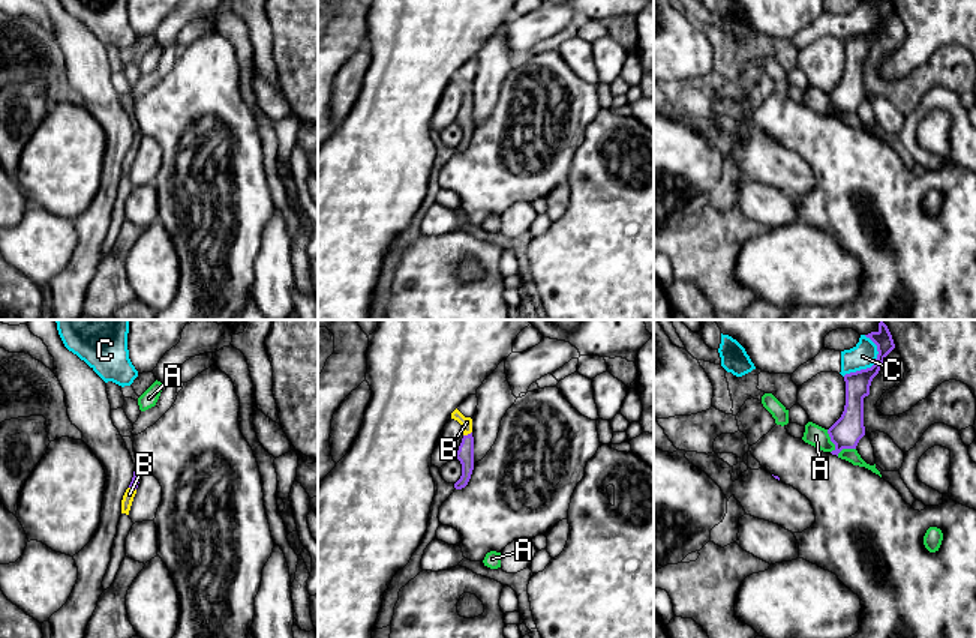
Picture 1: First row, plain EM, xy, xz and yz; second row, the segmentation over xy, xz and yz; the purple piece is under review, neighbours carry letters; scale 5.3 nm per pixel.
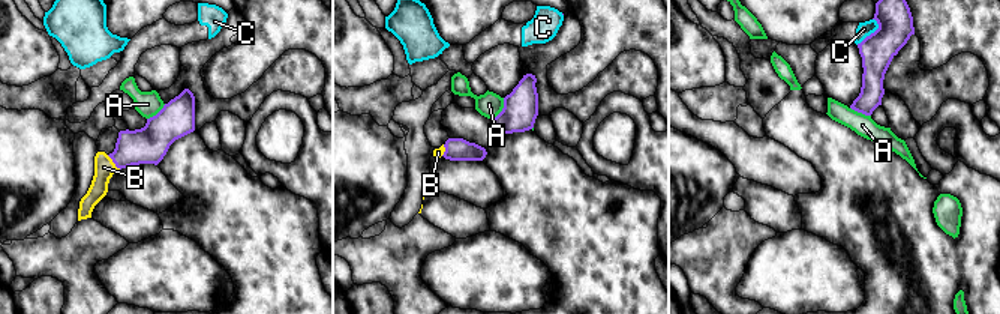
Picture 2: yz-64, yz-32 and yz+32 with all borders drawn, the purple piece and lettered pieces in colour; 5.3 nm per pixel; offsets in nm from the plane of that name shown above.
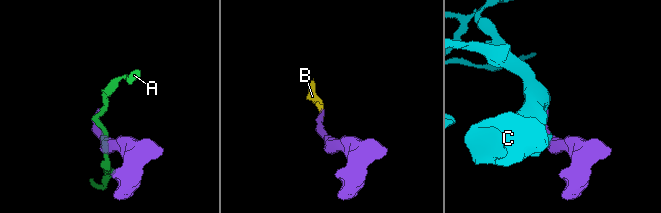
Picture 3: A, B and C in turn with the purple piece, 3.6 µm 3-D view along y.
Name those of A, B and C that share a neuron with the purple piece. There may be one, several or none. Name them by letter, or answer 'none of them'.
B

